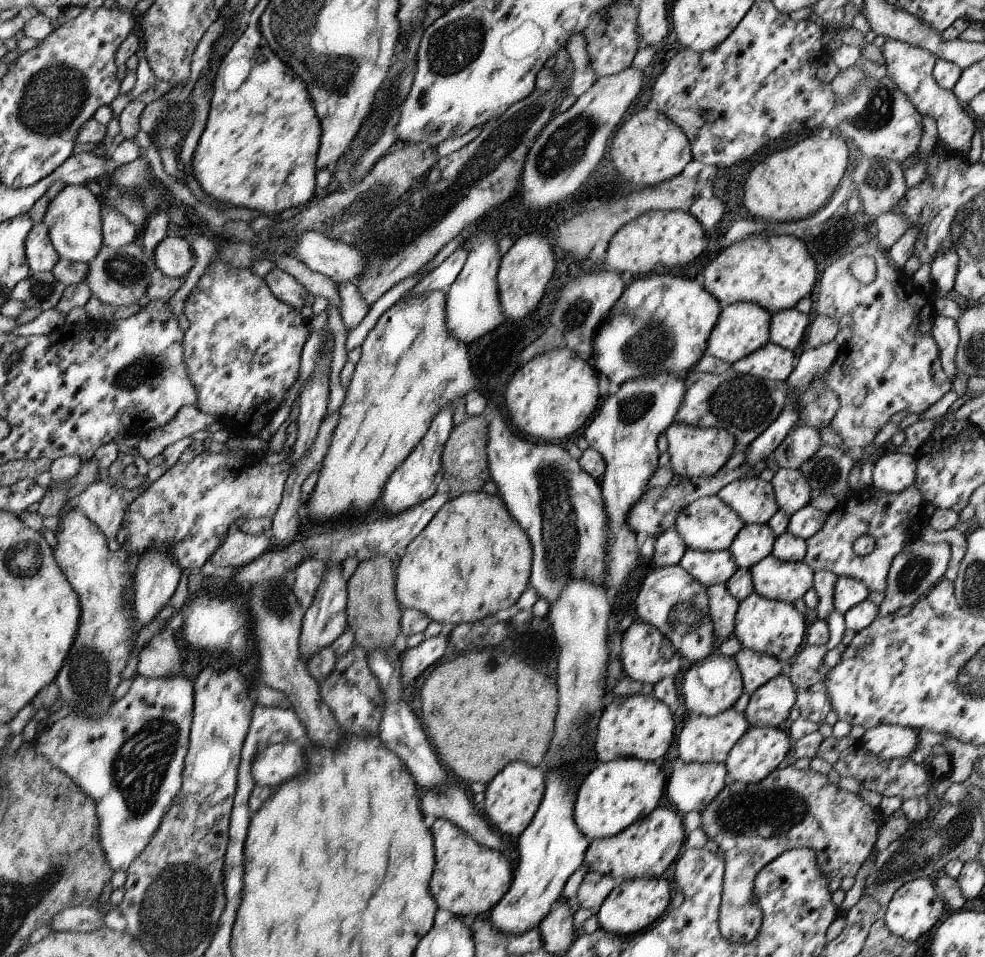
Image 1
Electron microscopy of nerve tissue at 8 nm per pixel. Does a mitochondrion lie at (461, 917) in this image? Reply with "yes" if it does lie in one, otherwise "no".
no

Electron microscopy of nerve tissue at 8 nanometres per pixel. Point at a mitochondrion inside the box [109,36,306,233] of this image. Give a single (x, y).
(170, 120)

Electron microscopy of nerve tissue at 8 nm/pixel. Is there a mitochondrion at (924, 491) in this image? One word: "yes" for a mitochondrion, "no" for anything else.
no

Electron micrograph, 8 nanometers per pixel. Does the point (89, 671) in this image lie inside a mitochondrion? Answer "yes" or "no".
yes

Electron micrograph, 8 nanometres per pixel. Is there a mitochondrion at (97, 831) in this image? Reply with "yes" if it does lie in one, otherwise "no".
no

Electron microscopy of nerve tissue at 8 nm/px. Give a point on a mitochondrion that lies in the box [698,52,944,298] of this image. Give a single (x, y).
(877, 110)

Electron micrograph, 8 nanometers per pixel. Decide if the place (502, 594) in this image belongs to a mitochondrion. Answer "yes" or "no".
no

